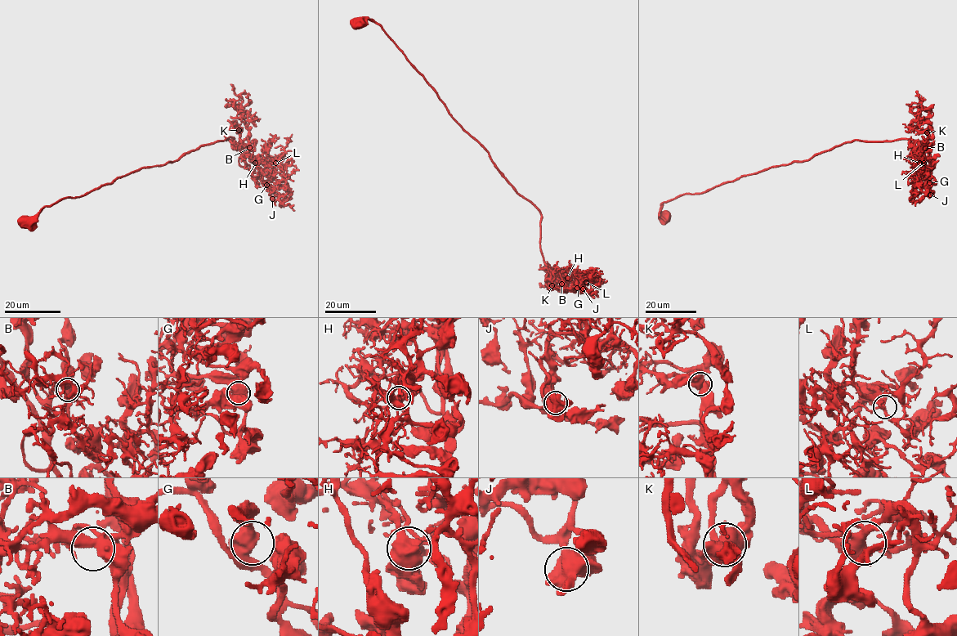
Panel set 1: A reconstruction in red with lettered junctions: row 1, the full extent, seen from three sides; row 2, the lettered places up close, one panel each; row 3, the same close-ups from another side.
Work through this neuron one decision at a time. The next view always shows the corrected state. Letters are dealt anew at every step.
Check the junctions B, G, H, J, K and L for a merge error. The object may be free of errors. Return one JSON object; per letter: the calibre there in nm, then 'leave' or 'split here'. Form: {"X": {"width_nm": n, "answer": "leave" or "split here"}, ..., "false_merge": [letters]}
{"B": {"width_nm": 400, "answer": "leave"}, "G": {"width_nm": 500, "answer": "leave"}, "H": {"width_nm": 550, "answer": "leave"}, "J": {"width_nm": 550, "answer": "leave"}, "K": {"width_nm": 650, "answer": "leave"}, "L": {"width_nm": 380, "answer": "leave"}, "false_merge": []}

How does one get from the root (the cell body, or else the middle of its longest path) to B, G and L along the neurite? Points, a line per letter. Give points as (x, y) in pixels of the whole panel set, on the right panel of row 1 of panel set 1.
B: (664, 217), (664, 202), (808, 160), (854, 140), (909, 139), (926, 141), (930, 150), (925, 148)
G: (664, 217), (660, 212), (664, 202), (705, 192), (771, 167), (808, 160), (854, 140), (926, 141), (929, 182)
L: (664, 217), (664, 202), (808, 160), (854, 140), (926, 141), (932, 168), (923, 168), (923, 163)

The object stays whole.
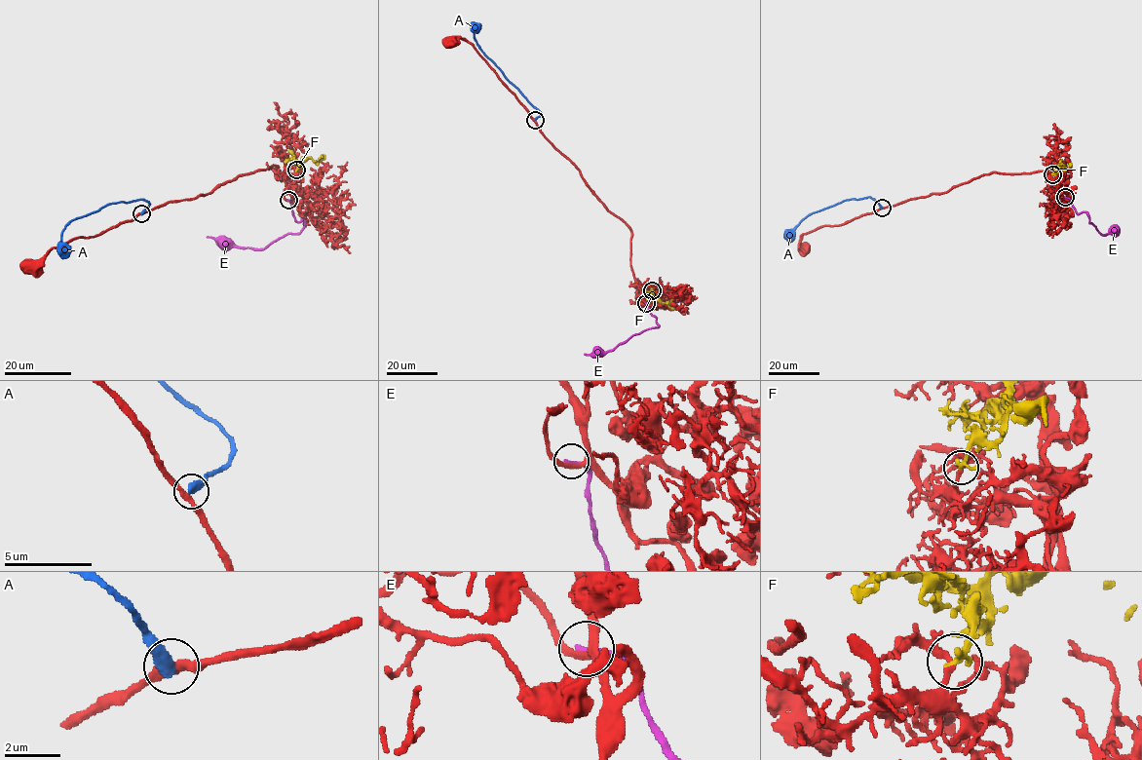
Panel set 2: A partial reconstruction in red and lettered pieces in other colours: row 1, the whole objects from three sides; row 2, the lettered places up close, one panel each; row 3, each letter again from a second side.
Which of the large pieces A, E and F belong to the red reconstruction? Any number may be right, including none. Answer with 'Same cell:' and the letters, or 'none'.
Same cell: F

